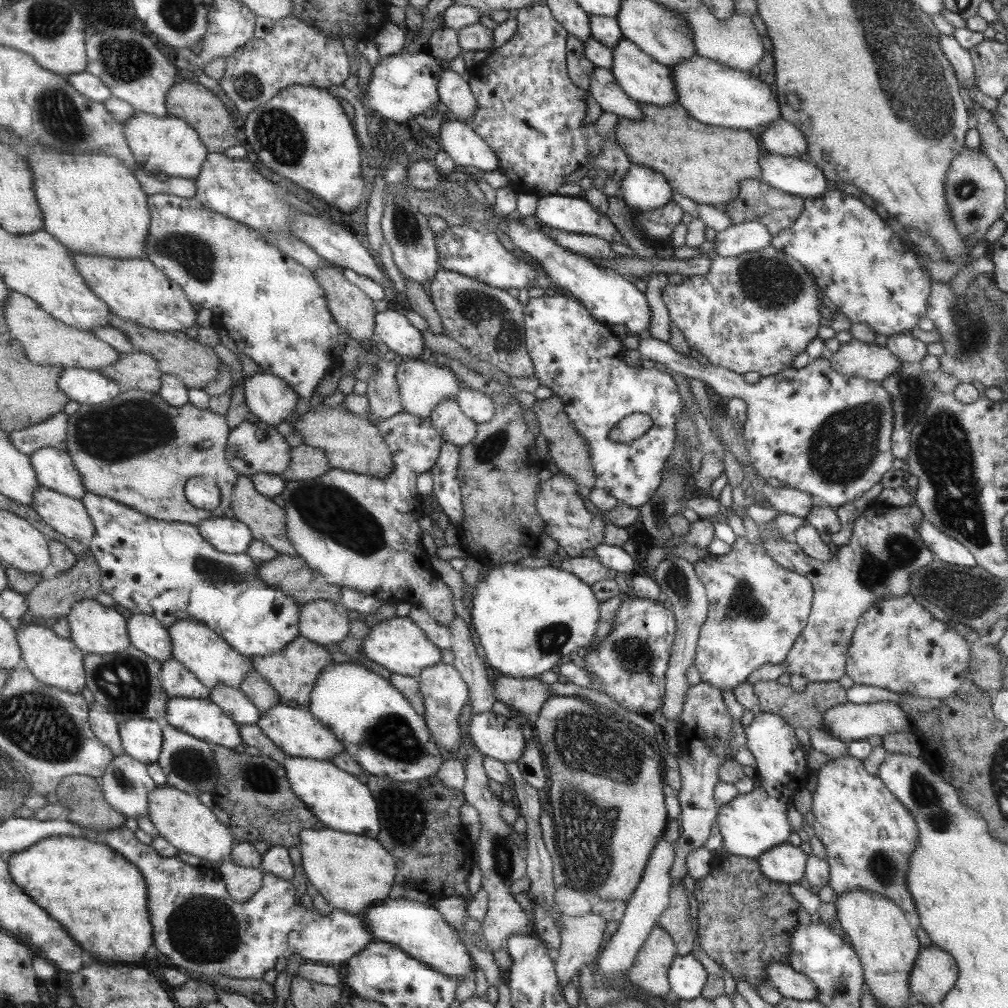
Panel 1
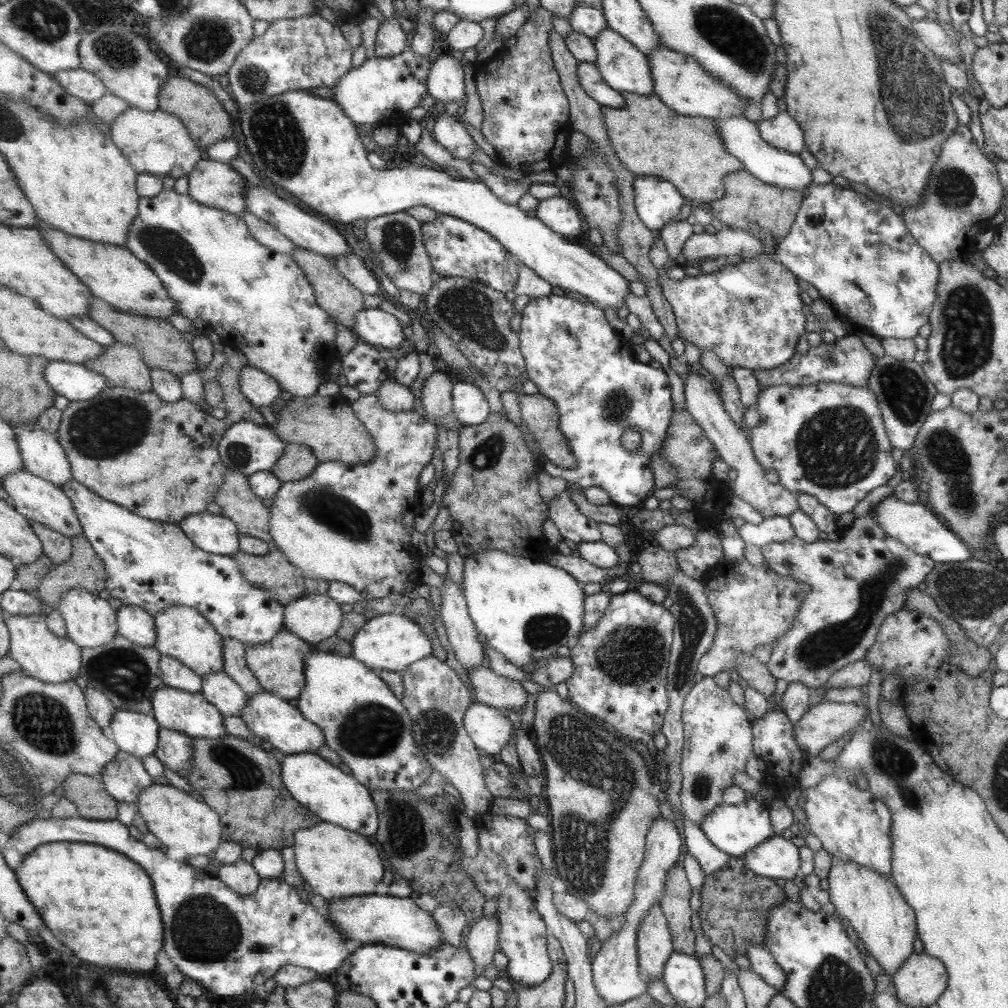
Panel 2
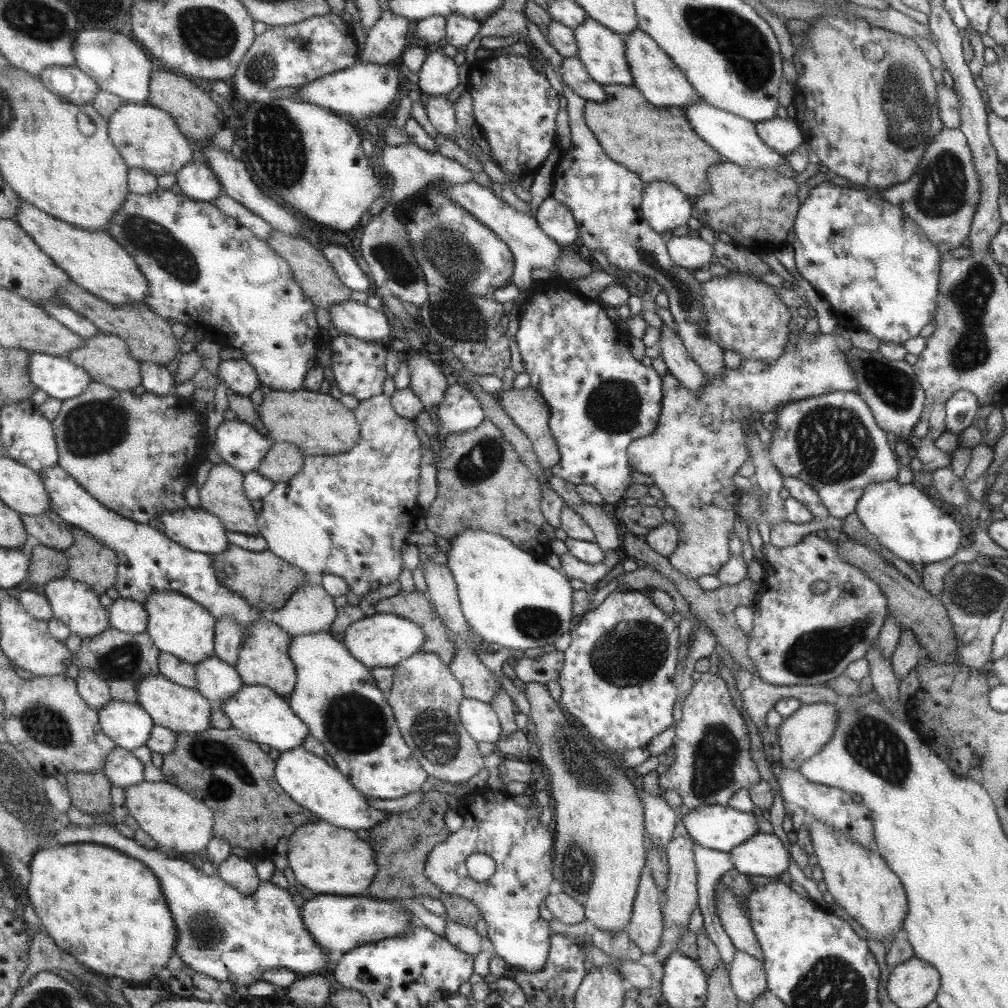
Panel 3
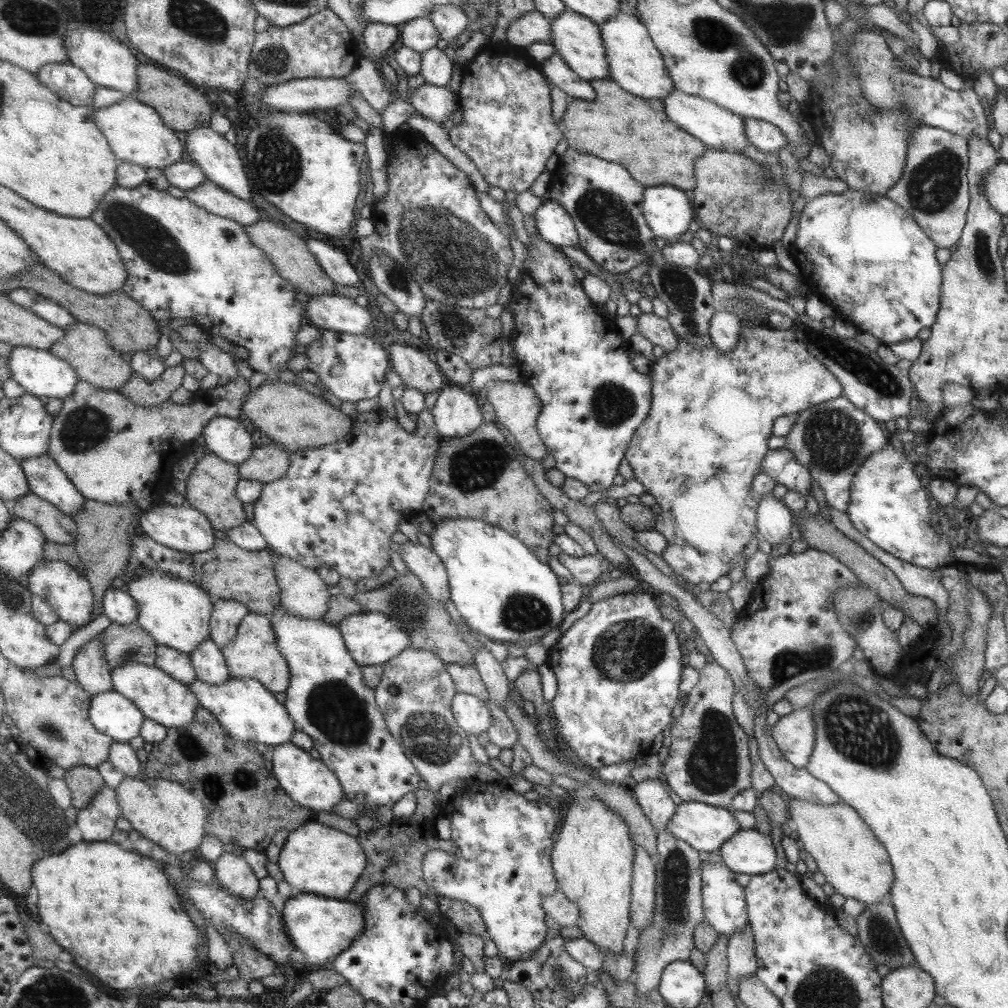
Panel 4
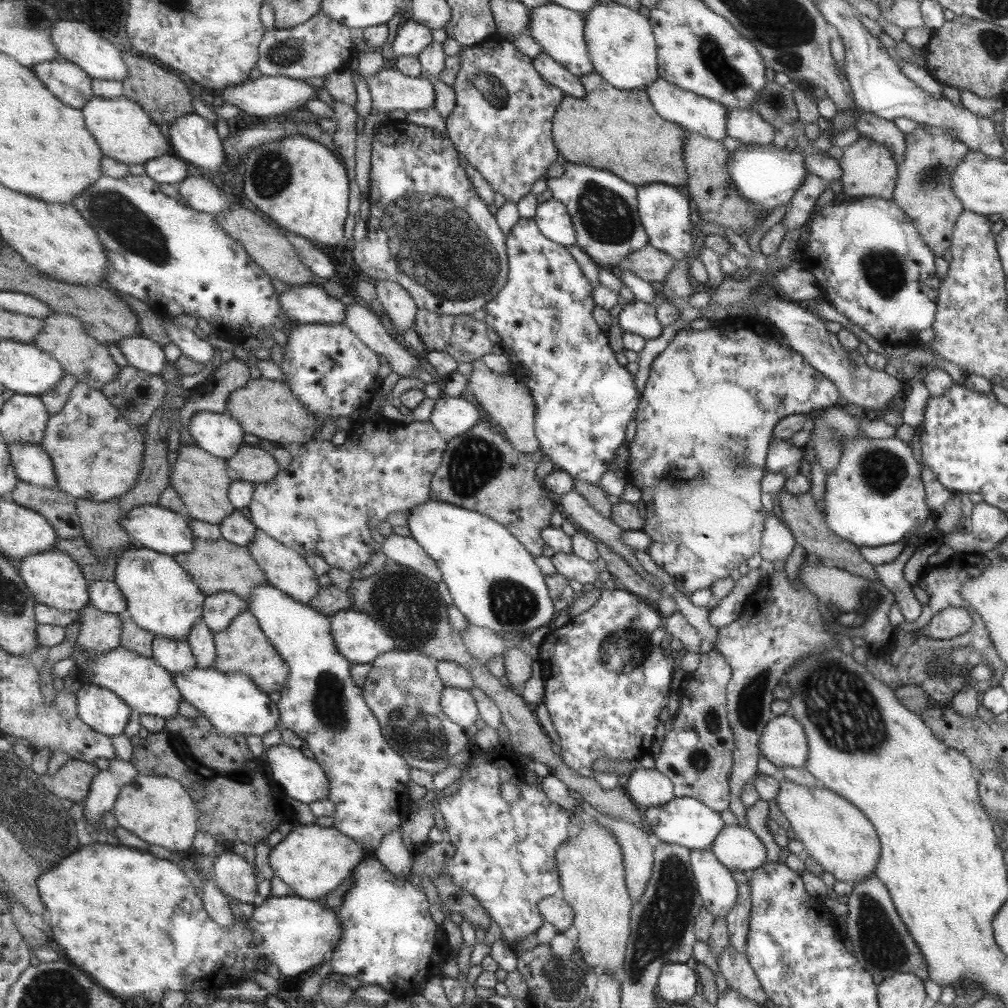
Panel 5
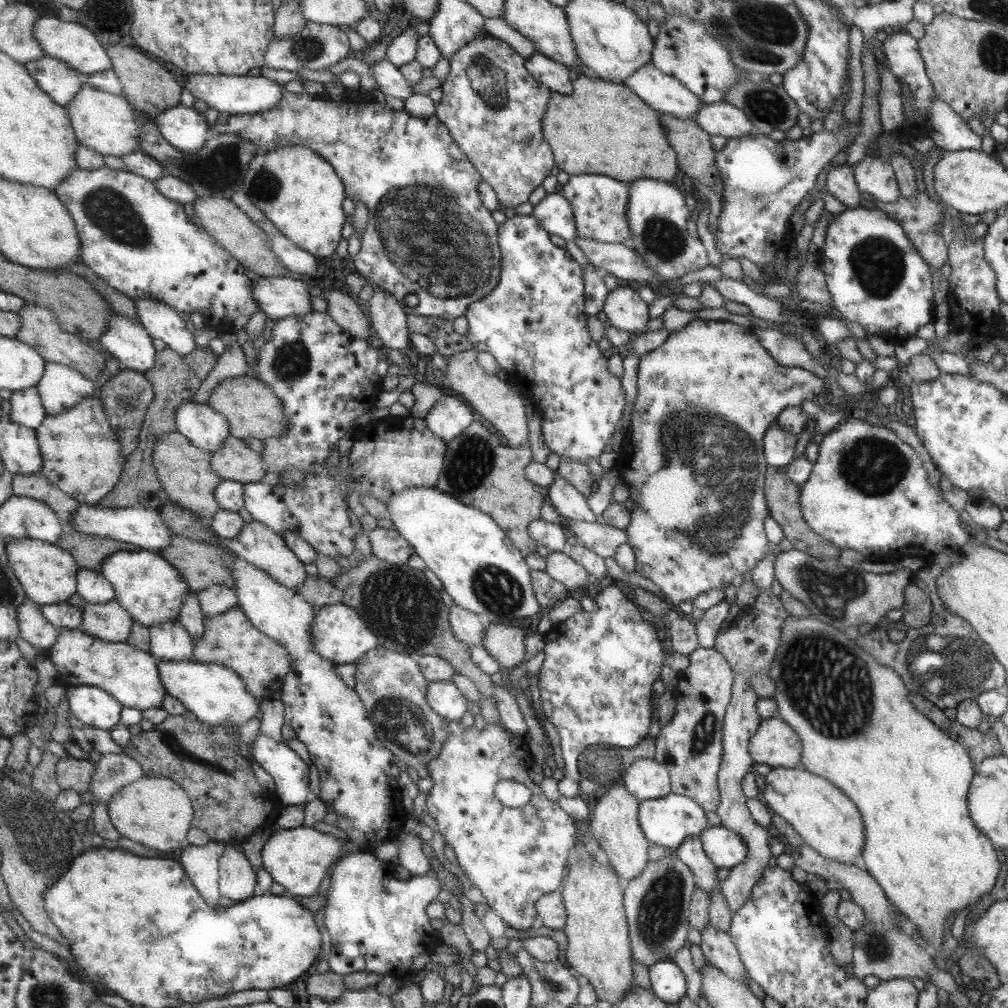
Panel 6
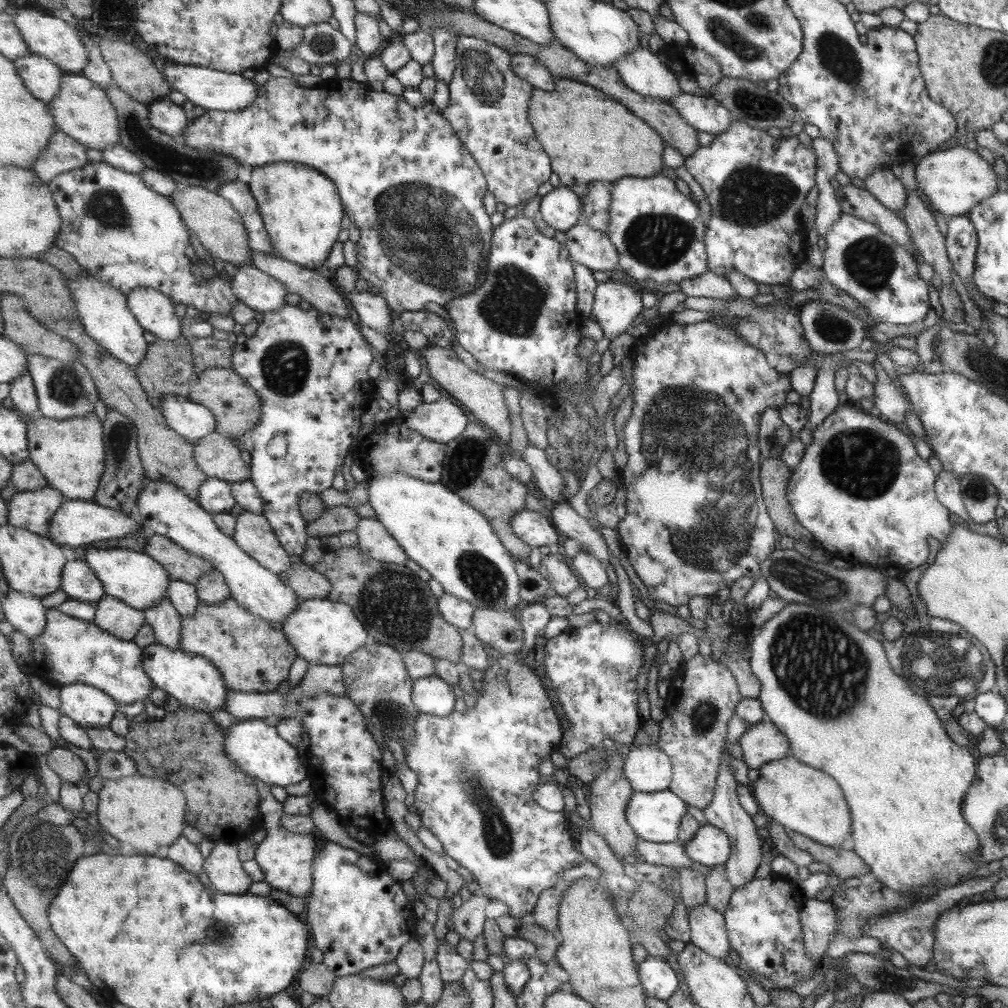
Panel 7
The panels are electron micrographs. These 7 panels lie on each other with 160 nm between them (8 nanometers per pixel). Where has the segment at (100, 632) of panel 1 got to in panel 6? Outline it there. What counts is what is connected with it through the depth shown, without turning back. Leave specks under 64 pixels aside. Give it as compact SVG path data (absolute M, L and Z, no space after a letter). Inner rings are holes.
M7 540L7 553L17 579L29 600L42 605L65 602L77 594L77 576L81 566L72 553L41 540Z

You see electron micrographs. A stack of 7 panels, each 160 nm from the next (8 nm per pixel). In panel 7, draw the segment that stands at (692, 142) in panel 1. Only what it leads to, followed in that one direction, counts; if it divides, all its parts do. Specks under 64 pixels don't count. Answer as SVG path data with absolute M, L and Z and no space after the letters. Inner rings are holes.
M556 79L556 88L553 88L553 92L533 88L532 99L529 102L529 120L533 120L533 128L537 128L537 136L541 136L545 152L553 156L553 174L558 176L559 185L585 186L589 182L603 181L611 184L615 179L624 176L655 175L663 166L662 150L665 147L663 138L627 106L621 105L609 97L609 94L603 94L599 89L593 89L581 81Z

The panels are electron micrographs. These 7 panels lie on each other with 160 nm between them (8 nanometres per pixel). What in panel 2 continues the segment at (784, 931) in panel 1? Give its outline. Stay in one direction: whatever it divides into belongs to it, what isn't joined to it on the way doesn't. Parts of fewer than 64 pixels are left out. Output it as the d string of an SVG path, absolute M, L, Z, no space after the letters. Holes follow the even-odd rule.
M728 857L723 868L717 869L705 878L700 889L700 896L701 906L698 917L702 934L710 944L721 948L731 958L733 955L745 955L747 948L753 945L764 946L765 934L767 934L767 914L769 910L784 903L785 900L785 894L771 882L769 877L757 876L756 873L751 872L741 857Z

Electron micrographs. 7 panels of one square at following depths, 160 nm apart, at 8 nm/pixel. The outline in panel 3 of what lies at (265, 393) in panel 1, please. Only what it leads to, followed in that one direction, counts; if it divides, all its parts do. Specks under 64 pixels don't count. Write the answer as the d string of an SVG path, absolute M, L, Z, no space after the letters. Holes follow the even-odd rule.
M245 358L222 360L218 369L227 388L240 395L249 396L261 383L257 371Z

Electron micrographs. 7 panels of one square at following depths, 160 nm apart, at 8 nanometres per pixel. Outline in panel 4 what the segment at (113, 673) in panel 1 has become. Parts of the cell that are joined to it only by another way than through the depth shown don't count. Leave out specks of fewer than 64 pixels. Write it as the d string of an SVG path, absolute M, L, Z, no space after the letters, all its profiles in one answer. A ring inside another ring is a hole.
M139 621L133 624L112 622L101 634L106 657L111 670L127 661L143 663L149 666L156 664L158 644Z

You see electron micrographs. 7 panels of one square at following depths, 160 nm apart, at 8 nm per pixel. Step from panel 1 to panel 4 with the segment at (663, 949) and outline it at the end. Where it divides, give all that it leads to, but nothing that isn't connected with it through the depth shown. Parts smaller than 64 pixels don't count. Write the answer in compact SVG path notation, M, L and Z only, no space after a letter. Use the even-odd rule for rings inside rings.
M633 843L635 858L632 860L631 923L638 931L652 922L655 902L655 861L650 854Z

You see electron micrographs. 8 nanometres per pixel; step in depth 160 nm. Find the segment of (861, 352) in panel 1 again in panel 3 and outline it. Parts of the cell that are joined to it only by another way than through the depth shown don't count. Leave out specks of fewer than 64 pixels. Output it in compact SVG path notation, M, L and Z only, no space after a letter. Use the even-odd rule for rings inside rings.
M800 331L797 335L789 335L788 342L780 354L779 358L772 360L769 364L765 361L760 361L754 358L740 358L740 364L735 369L724 368L724 371L720 372L718 377L713 377L712 379L704 374L704 383L702 387L698 390L698 393L692 393L684 387L676 379L676 377L671 376L668 372L664 374L663 378L663 398L662 407L660 408L659 420L657 420L656 428L649 435L640 436L635 440L632 440L625 448L625 455L627 456L628 465L633 471L637 471L640 474L646 474L651 477L652 484L655 485L661 491L663 496L662 501L664 505L670 506L675 511L675 520L671 522L671 527L677 532L677 537L679 537L679 542L677 542L677 547L673 550L672 554L666 558L671 564L671 567L683 574L685 578L689 578L695 581L697 578L703 575L716 576L721 566L727 562L730 557L728 544L729 544L729 534L733 533L733 527L735 526L735 520L738 518L738 500L740 490L733 485L733 475L739 466L750 458L748 451L748 434L746 433L746 426L751 426L753 422L751 418L761 418L766 412L774 411L778 406L783 406L784 404L789 404L790 402L797 402L798 400L809 398L810 396L819 396L821 394L827 394L828 392L847 392L855 391L857 388L855 373L852 372L851 365L848 364L847 356L844 356L844 352L848 351L851 347L851 343L845 334L839 335L833 332L829 334L817 333L806 333L805 331Z

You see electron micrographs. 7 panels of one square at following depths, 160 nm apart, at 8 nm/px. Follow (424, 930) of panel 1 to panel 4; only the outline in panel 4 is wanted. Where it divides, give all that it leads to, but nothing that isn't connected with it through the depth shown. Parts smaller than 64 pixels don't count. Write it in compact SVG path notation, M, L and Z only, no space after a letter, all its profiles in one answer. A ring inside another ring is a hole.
M295 892L286 900L281 911L284 913L284 927L288 929L292 944L302 952L309 966L327 964L331 956L340 955L341 951L351 946L365 928L363 905L335 897Z

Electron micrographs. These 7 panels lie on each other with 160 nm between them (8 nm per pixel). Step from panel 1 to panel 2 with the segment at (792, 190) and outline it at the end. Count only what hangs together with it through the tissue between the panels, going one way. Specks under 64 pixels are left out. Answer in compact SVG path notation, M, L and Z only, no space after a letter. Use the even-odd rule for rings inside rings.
M743 116L716 118L716 132L723 139L724 147L744 166L744 171L757 180L786 189L803 190L811 183L811 170L806 168L798 155L788 154L769 146L758 133L758 126Z

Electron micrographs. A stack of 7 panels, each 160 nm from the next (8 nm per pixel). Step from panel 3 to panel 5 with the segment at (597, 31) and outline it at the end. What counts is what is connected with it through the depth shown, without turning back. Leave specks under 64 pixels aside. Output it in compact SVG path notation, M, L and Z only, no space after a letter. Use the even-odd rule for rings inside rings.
M553 3L534 6L526 11L529 18L527 32L533 38L533 41L539 43L539 46L542 47L542 54L549 56L556 64L565 68L573 76L580 77L594 72L584 37L585 20L582 13L573 12L572 9L566 9Z

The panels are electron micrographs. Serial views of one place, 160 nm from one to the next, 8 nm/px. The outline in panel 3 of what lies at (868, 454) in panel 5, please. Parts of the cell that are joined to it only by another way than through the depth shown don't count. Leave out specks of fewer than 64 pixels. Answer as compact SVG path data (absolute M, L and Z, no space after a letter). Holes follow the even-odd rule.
M895 477L868 484L854 513L877 543L909 565L923 566L949 559L956 554L961 540L961 530L948 514L939 512L921 490L911 486L911 482L897 484Z

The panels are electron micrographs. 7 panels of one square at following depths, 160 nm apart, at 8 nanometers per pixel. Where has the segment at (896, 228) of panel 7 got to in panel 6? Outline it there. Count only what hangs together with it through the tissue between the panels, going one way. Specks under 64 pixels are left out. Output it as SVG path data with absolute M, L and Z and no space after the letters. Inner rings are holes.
M847 165L827 168L826 191L839 200L845 208L857 208L861 202L861 191L857 188L852 169Z

